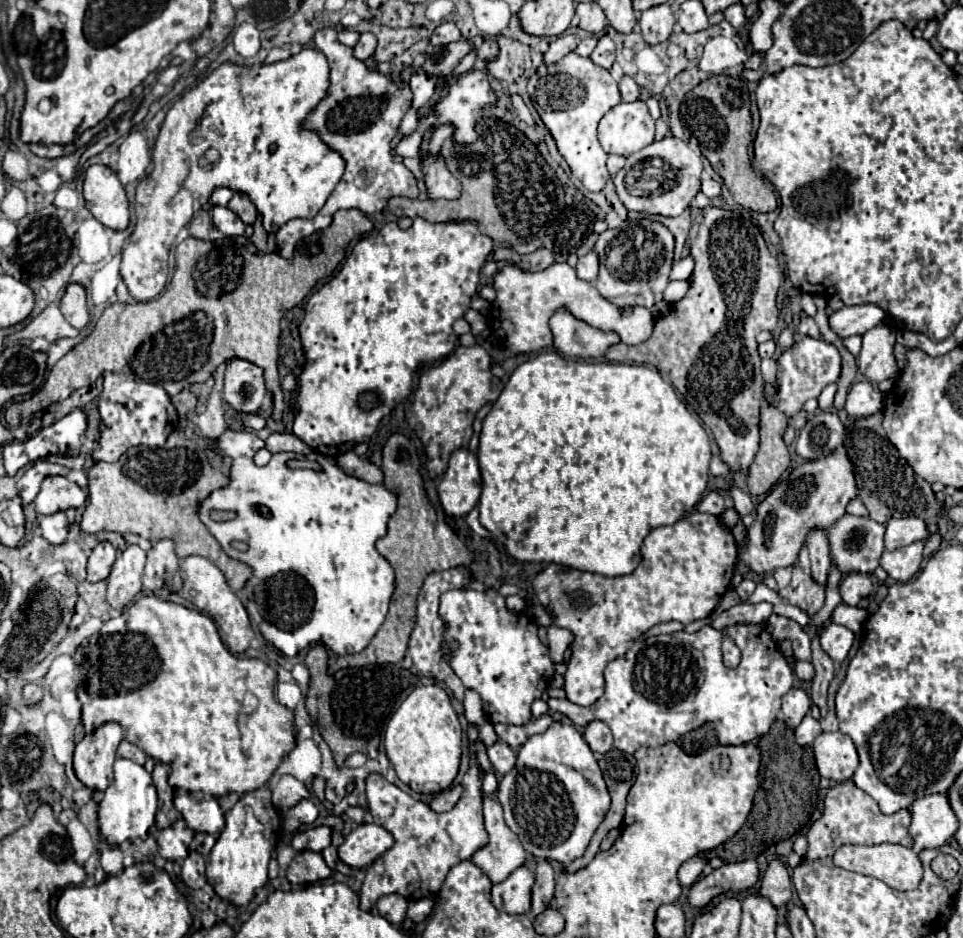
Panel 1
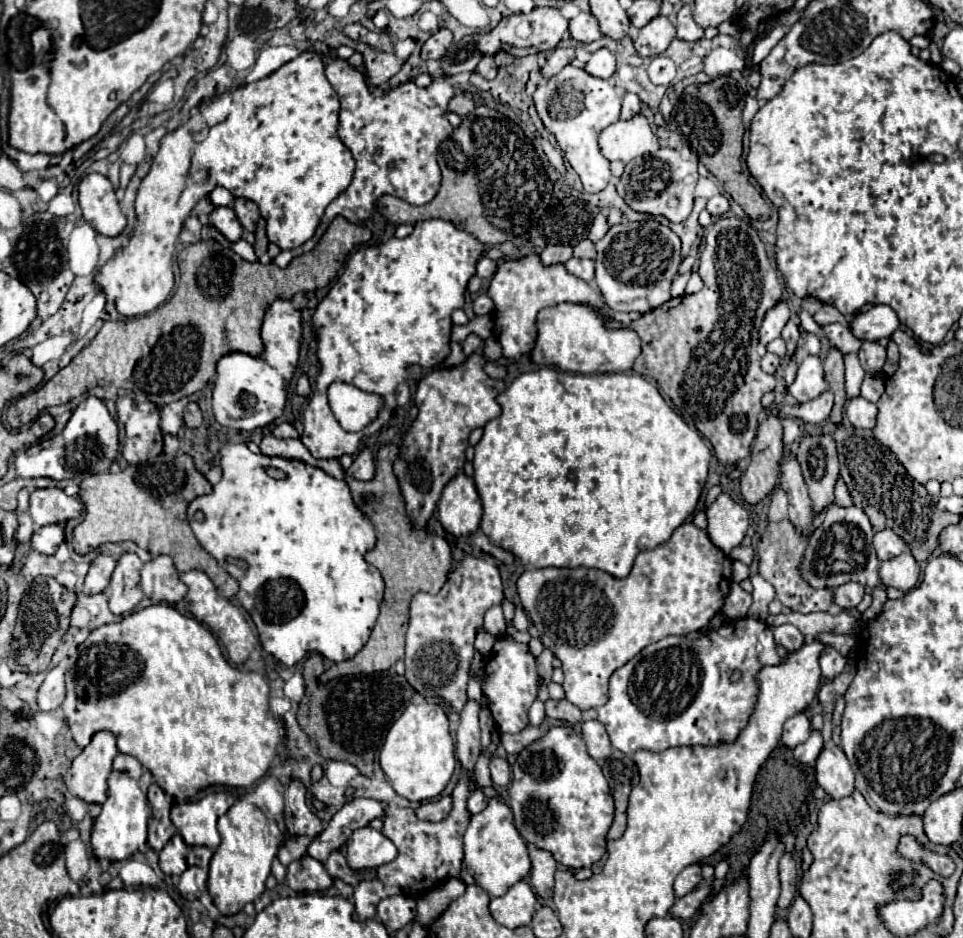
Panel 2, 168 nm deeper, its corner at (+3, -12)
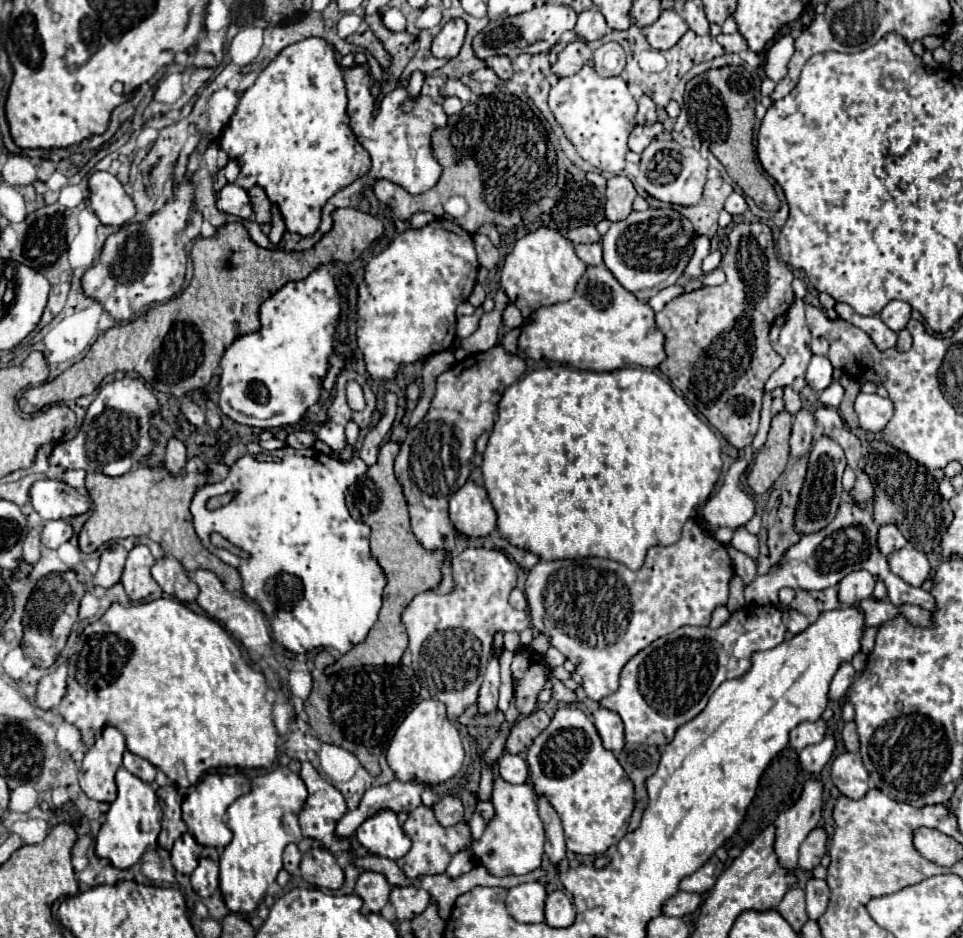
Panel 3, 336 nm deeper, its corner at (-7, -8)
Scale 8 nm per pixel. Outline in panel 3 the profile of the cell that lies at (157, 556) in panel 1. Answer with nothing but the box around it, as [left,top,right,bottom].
[152,557,198,601]

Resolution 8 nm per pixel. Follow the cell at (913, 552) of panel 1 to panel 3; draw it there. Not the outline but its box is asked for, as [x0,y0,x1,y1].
[888,545,930,587]

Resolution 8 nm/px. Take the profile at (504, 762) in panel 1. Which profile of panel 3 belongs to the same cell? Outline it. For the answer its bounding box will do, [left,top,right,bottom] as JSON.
[498,753,528,783]

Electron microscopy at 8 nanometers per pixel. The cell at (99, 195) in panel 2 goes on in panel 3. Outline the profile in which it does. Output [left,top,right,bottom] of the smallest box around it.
[88,171,136,227]

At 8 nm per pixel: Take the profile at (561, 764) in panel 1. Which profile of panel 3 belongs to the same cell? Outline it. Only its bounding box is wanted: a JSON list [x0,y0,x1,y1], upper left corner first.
[526,707,634,855]

